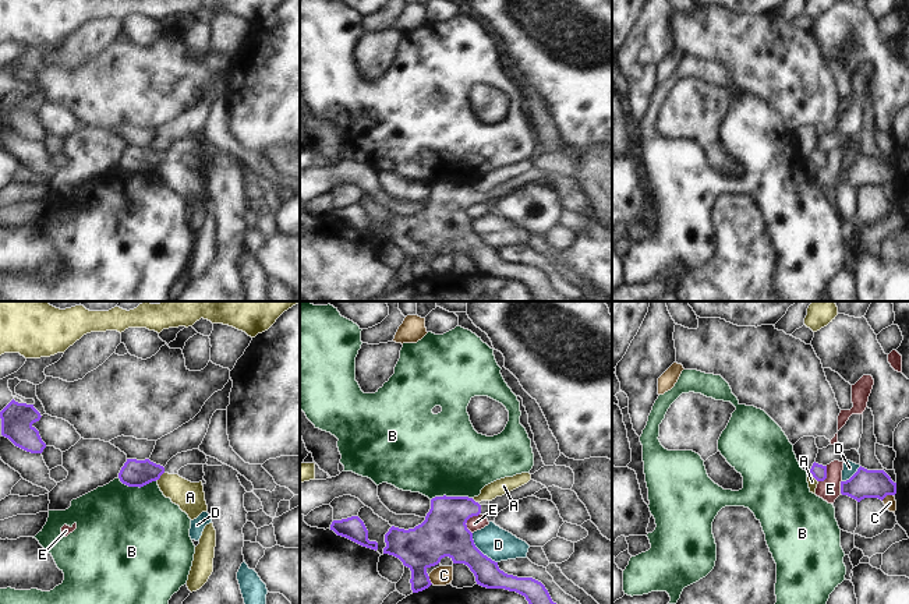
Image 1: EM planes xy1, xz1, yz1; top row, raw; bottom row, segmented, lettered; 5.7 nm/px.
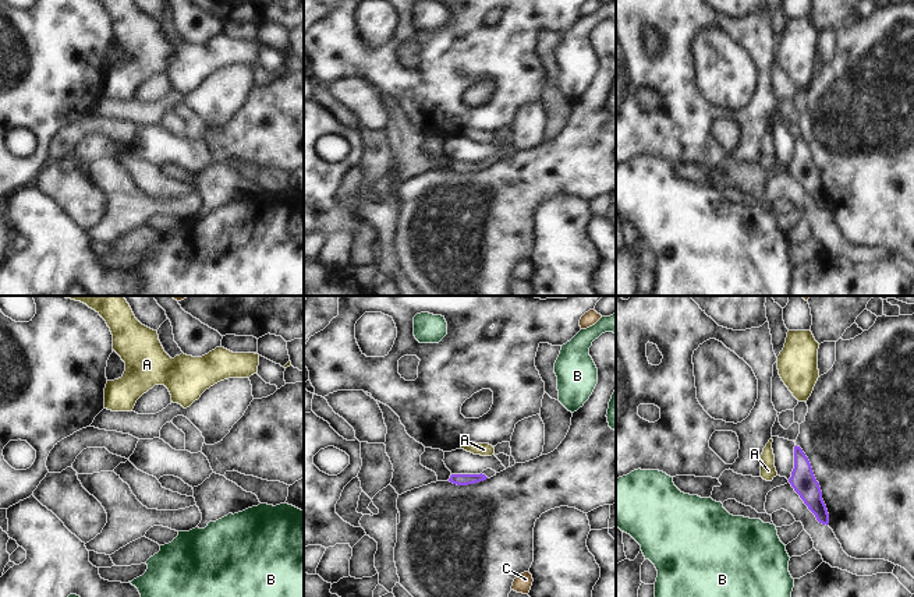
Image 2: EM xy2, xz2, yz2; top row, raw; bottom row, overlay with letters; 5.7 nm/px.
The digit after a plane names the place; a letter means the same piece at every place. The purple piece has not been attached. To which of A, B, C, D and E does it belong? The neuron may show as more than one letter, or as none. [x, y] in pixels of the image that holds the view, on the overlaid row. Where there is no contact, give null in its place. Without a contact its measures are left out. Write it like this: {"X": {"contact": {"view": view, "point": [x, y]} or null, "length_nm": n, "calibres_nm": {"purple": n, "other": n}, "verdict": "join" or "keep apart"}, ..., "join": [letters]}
{"A": {"contact": {"view": "yz1", "point": [813, 476]}, "length_nm": 80, "calibres_nm": {"purple": 90, "other": 50}, "verdict": "keep apart"}, "B": {"contact": {"view": "xz1", "point": [451, 497]}, "length_nm": 240, "calibres_nm": {"purple": 280, "other": 460}, "verdict": "keep apart"}, "C": {"contact": {"view": "yz1", "point": [887, 494]}, "length_nm": 80, "calibres_nm": {"purple": 160, "other": 70}, "verdict": "keep apart"}, "D": {"contact": {"view": "xz1", "point": [478, 550]}, "length_nm": 220, "calibres_nm": {"purple": 280, "other": 190}, "verdict": "keep apart"}, "E": {"contact": {"view": "xz1", "point": [466, 522]}, "length_nm": 130, "calibres_nm": {"purple": 280, "other": 90}, "verdict": "keep apart"}, "join": []}

